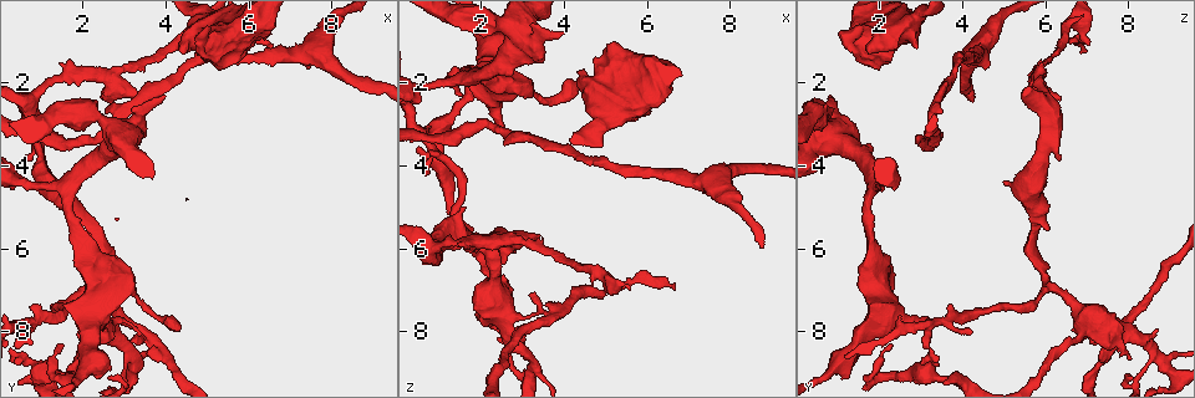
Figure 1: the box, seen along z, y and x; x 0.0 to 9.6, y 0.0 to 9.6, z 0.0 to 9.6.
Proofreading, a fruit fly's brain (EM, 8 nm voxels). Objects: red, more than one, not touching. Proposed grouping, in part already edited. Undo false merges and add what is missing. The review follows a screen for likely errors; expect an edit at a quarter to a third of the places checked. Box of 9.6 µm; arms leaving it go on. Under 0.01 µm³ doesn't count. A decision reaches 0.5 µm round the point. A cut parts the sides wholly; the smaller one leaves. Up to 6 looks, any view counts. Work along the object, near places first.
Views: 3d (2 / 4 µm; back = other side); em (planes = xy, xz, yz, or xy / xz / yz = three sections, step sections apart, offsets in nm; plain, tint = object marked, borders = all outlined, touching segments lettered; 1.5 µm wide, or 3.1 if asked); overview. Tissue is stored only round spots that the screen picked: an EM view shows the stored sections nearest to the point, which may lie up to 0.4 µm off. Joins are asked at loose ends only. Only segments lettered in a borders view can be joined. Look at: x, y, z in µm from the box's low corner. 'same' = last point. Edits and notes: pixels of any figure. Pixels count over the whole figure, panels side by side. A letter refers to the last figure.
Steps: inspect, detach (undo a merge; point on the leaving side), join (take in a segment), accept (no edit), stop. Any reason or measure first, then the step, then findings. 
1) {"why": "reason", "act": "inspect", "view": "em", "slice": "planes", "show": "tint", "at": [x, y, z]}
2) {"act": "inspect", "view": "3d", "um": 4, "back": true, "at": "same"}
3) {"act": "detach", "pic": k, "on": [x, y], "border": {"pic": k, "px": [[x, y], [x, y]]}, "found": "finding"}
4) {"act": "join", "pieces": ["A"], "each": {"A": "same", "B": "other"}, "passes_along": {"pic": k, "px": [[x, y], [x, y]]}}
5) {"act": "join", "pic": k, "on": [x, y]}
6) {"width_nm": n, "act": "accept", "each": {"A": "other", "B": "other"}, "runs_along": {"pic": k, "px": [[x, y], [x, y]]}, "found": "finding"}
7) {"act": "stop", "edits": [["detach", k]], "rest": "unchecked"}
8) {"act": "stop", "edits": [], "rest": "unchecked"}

{"why": "a fork", "act": "inspect", "view": "em", "slice": "planes", "show": "plain", "at": [3.65, 8.20, 7.75]}

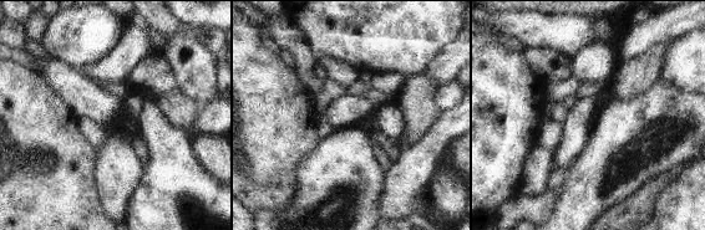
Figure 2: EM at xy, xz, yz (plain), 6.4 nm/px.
{"why": "what lies round it", "act": "inspect", "view": "em", "slice": "planes", "show": "borders", "at": "same"}

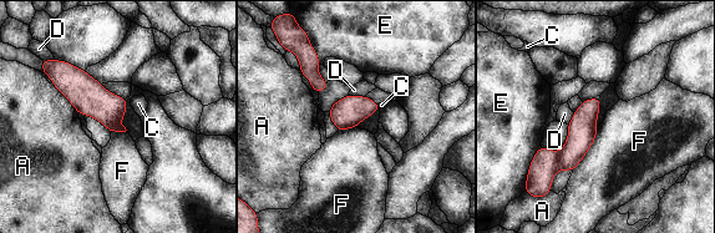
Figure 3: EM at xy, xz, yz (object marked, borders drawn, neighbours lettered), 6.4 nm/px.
{"width_nm": 190, "act": "accept", "each": {"A": "other", "C": "other", "D": "other", "E": "other", "F": "other"}, "runs_along": {"pic": 3, "px": [[50, 72], [61, 72], [121, 128]]}, "found": "one cell here"}

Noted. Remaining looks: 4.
{"why": "narrows sharply", "act": "inspect", "view": "em", "slice": "planes", "show": "tint", "at": [0.75, 4.50, 2.05]}

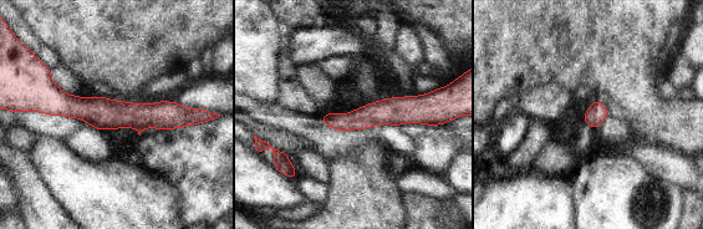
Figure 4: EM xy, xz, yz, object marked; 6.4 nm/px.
{"act": "inspect", "view": "em", "slice": "planes", "show": "borders", "at": "same"}

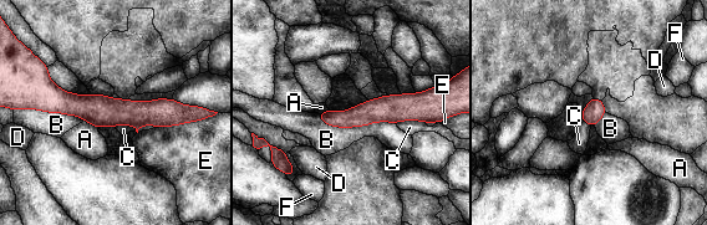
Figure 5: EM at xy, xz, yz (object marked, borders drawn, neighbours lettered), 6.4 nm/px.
{"width_nm": 130, "longest_contact_nm": ["B", 500], "act": "accept", "each": {"A": "other", "B": "other", "C": "other", "D": "other", "E": "other", "F": "other"}, "found": "continuous, no second cell"}

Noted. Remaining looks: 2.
{"why": "branch stops here", "act": "inspect", "view": "3d", "um": 2, "at": [4.00, 2.30, 0.75]}

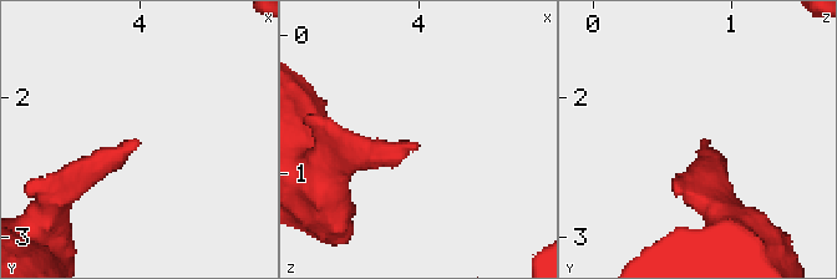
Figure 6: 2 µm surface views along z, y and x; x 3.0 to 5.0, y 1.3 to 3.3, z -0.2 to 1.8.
{"act": "inspect", "view": "em", "slice": "planes", "show": "borders", "at": [4.00, 2.32, 0.80]}

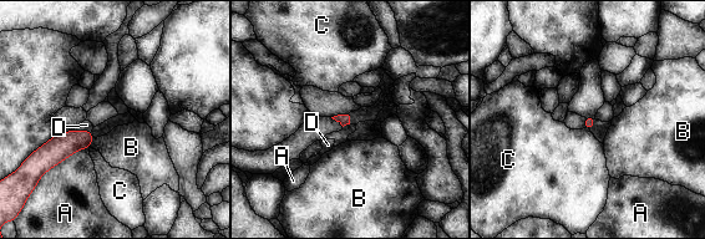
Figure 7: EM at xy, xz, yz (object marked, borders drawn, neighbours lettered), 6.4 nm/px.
{"act": "accept", "each": {"A": "other", "B": "other", "C": "other", "D": "other"}, "border": {"pic": 7, "px": [[583, 128], [589, 131]]}, "found": "none of them fits"}

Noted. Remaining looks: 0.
{"act": "stop", "edits": [], "rest": "unchecked"}

